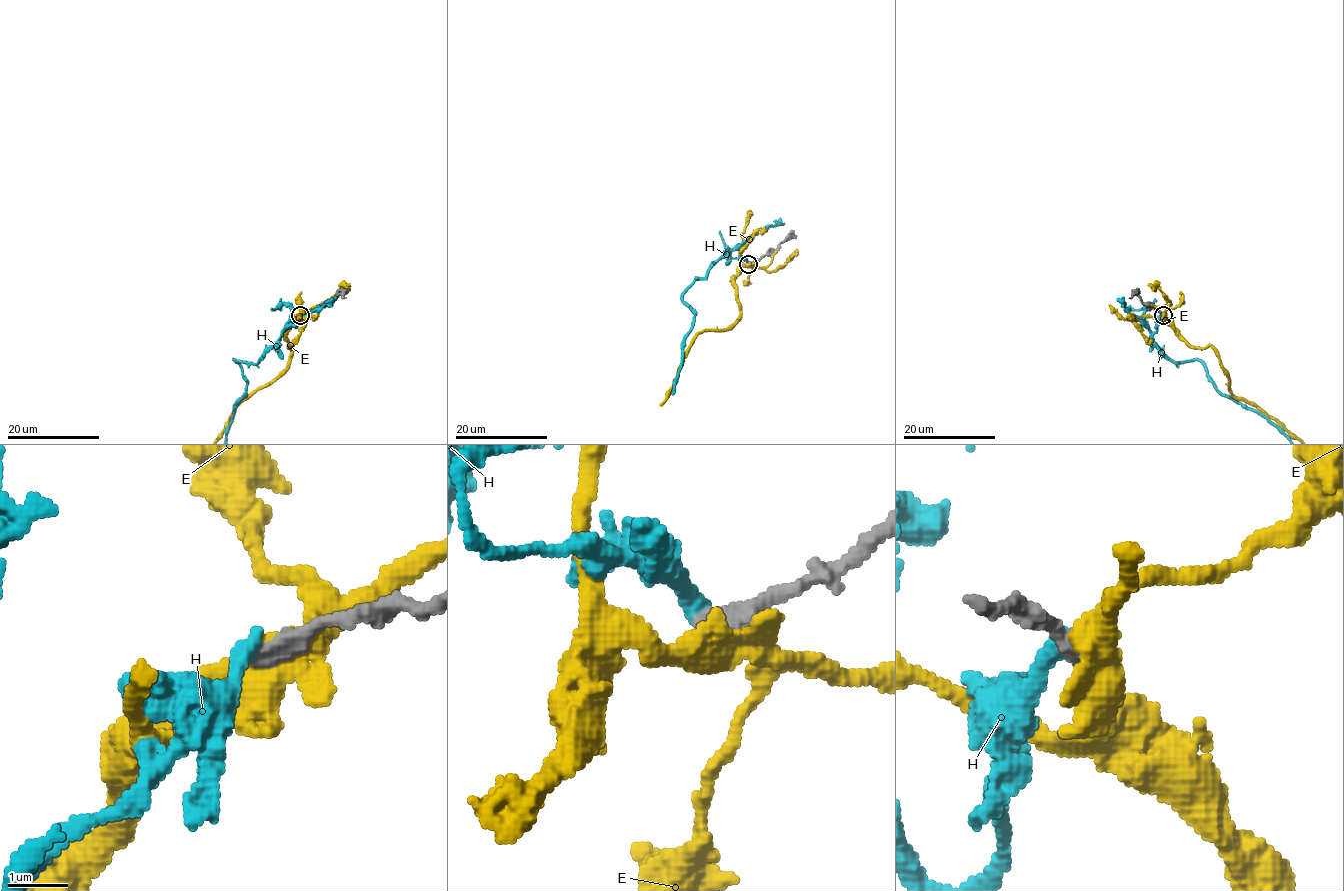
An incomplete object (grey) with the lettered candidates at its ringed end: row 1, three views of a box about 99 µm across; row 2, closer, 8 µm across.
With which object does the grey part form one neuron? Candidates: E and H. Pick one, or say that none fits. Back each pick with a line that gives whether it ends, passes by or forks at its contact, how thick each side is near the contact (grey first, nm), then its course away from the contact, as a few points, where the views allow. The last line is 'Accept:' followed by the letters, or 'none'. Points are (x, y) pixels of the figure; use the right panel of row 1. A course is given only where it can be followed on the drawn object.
Accept: none

